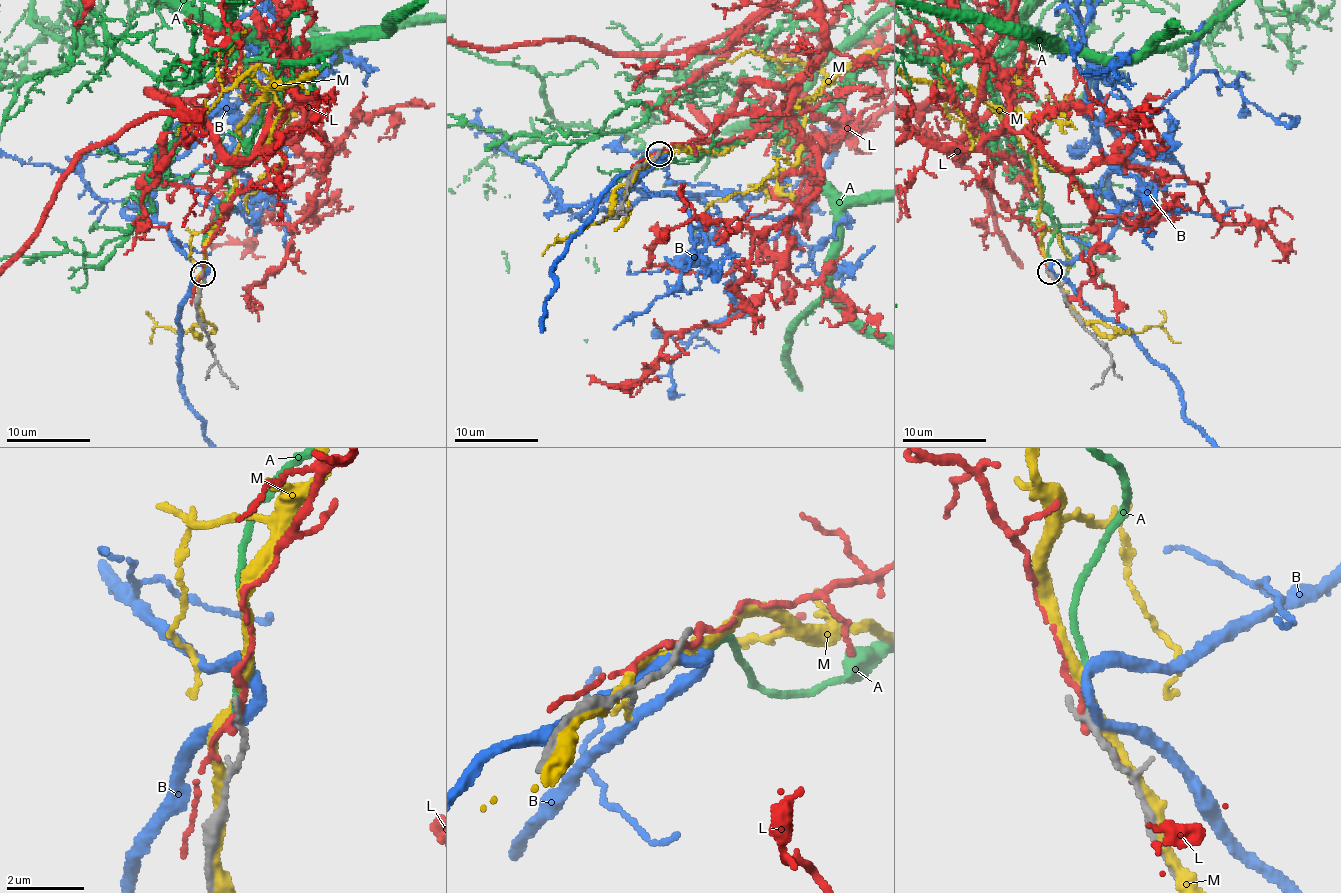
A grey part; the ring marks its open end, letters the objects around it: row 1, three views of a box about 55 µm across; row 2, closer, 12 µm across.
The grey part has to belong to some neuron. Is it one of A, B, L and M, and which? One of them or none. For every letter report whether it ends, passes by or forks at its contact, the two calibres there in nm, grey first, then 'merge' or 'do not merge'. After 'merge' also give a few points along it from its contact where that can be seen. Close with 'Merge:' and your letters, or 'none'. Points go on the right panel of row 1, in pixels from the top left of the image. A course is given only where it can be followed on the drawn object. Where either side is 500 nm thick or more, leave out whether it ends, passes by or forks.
A: it ends; calibres 200 and 140 nm; merge
B: it passes by; calibres 220 and 280 nm; do not merge
L: it passes by; calibres 200 and 130 nm; do not merge
M: it passes by; calibres 200 and 240 nm; do not merge
Merge: A

